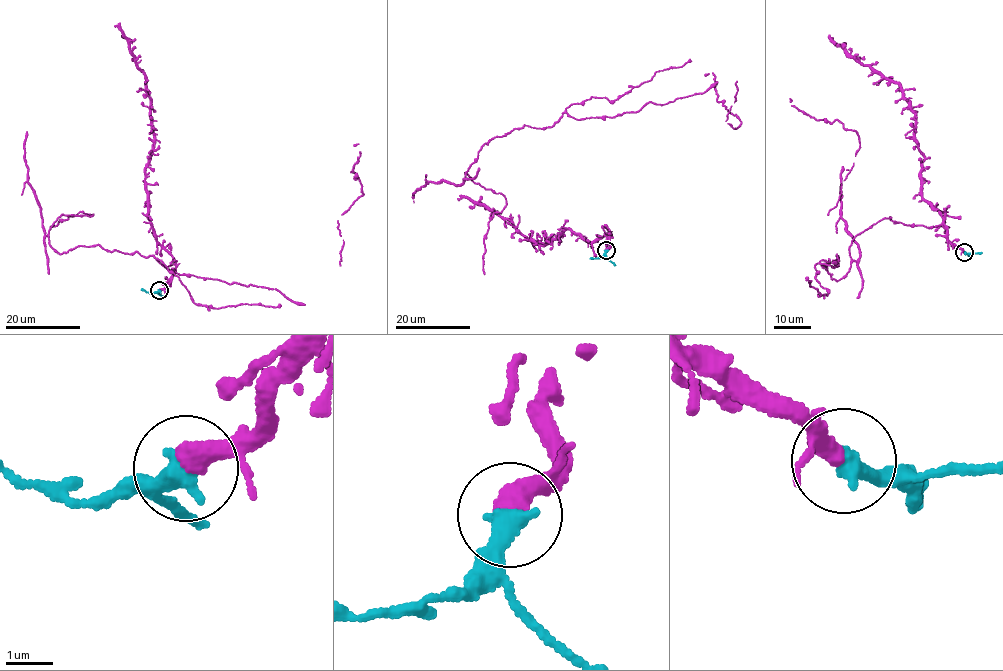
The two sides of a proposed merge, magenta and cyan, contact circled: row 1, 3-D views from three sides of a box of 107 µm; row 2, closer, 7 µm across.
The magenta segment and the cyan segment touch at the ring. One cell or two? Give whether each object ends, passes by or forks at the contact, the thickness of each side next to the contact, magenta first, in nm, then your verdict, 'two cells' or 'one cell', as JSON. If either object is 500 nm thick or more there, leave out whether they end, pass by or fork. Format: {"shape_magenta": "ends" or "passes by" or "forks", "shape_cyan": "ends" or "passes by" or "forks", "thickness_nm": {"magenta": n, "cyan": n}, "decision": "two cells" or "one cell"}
{"shape_magenta": "ends", "shape_cyan": "ends", "thickness_nm": {"magenta": 460, "cyan": 480}, "decision": "one cell"}

